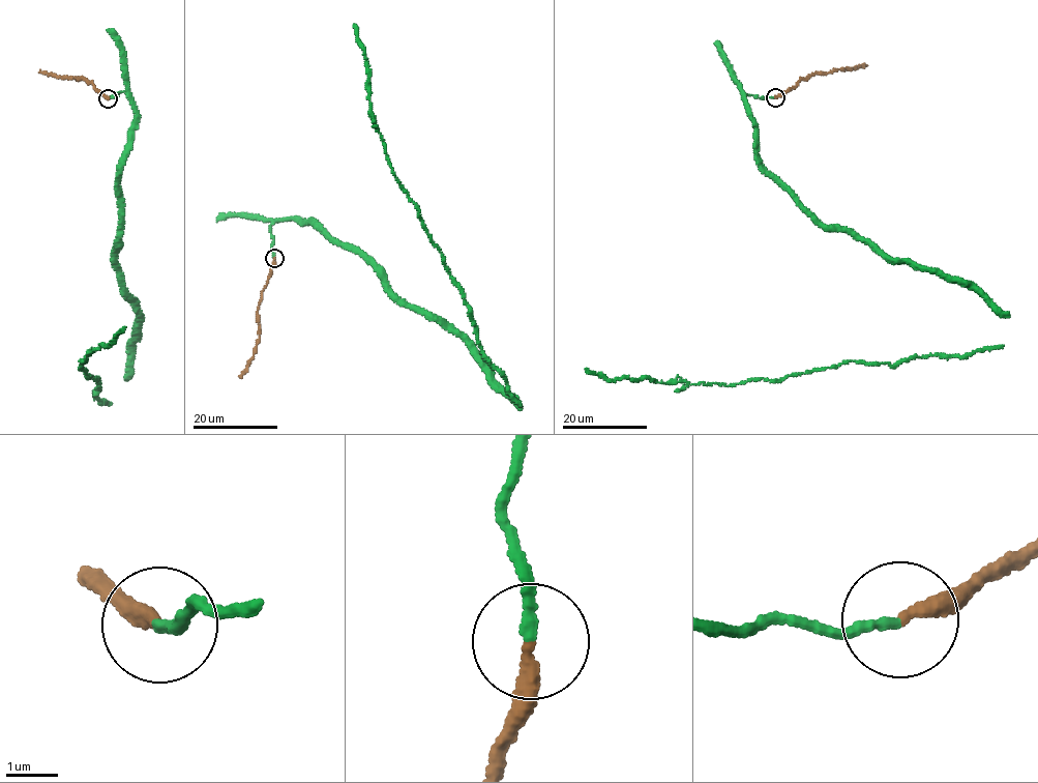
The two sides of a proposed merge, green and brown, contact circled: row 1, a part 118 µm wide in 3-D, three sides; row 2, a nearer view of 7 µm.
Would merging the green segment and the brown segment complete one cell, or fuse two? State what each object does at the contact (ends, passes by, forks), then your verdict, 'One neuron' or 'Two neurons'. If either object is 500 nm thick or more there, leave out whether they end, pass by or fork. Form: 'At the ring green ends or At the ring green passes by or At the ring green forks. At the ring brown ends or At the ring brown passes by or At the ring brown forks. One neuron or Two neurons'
At the ring green ends. At the ring brown ends. One neuron

